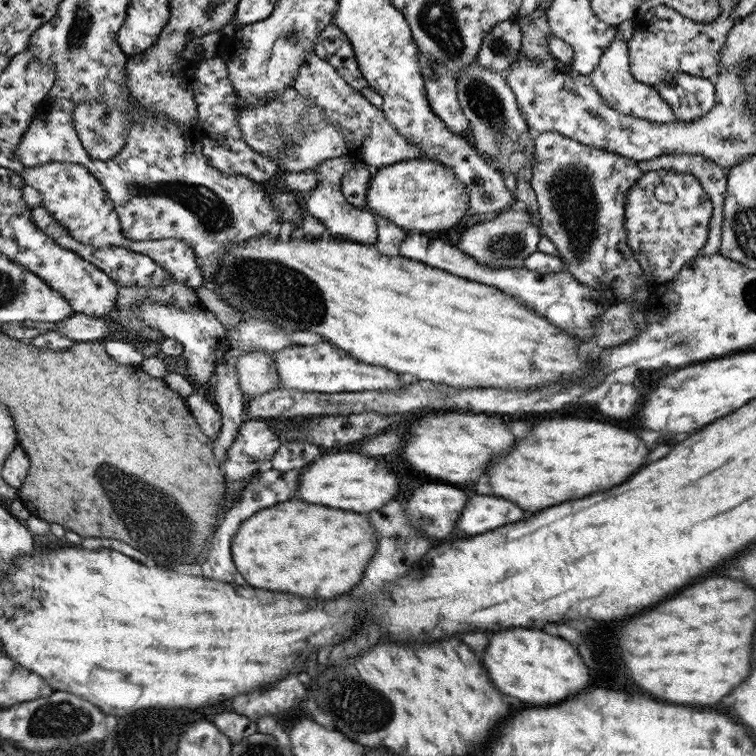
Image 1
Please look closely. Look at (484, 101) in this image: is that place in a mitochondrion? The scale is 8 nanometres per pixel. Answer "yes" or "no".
yes

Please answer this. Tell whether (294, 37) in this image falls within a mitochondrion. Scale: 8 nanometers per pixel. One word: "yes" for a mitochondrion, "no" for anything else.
yes

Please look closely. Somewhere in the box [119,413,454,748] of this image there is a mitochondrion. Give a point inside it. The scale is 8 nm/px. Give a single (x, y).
(359, 707)

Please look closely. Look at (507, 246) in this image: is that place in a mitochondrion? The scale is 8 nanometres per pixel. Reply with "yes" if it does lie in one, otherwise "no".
yes

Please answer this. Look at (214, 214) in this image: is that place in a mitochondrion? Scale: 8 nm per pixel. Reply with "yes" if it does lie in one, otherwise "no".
yes

